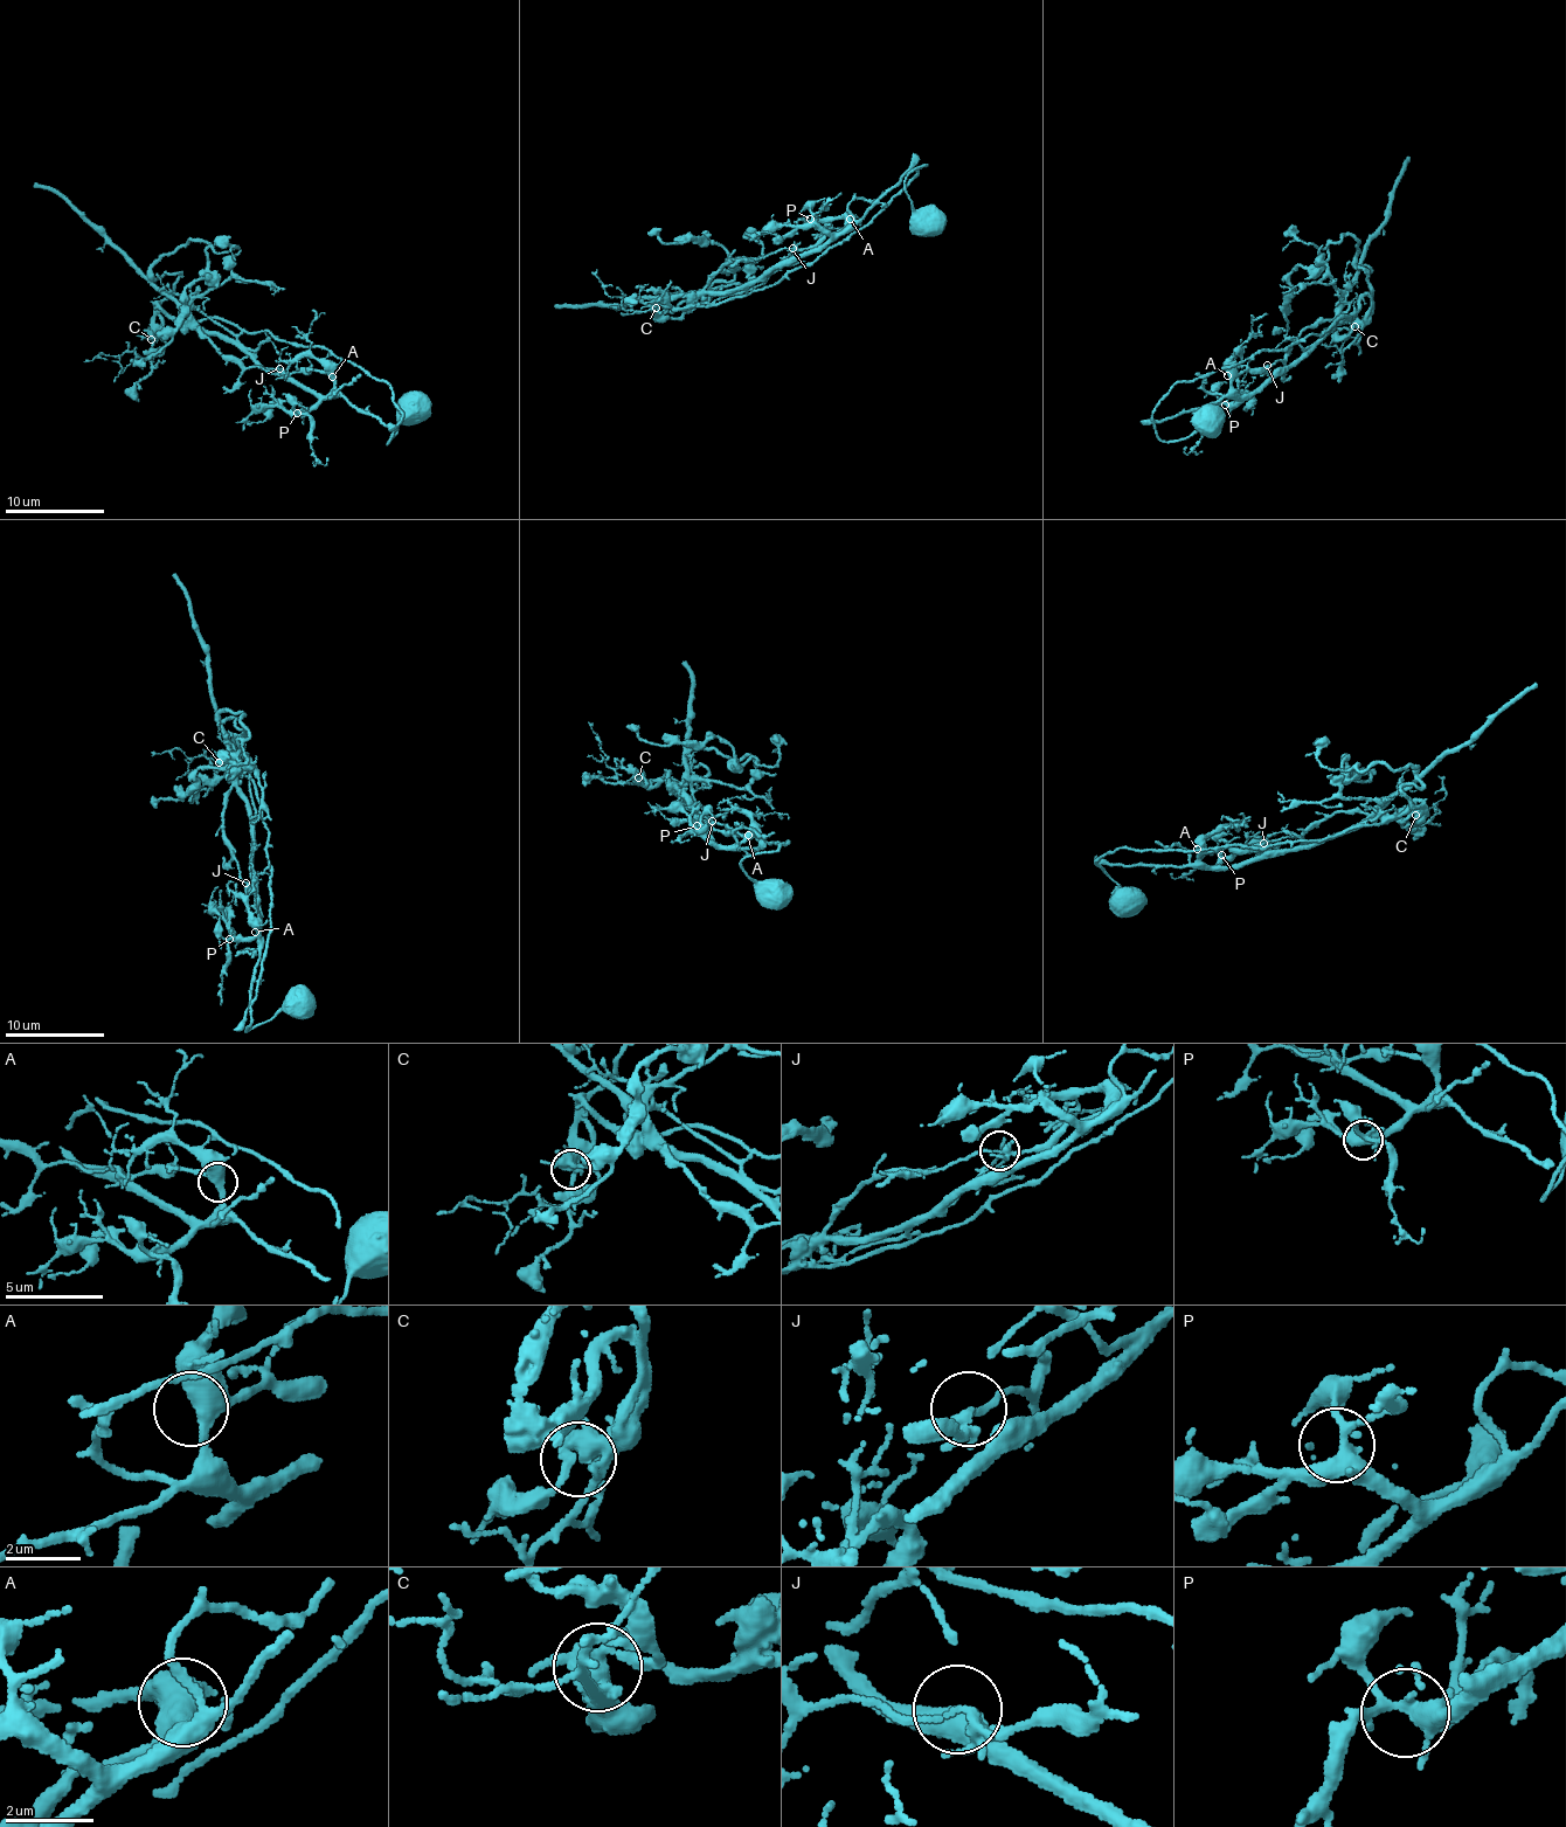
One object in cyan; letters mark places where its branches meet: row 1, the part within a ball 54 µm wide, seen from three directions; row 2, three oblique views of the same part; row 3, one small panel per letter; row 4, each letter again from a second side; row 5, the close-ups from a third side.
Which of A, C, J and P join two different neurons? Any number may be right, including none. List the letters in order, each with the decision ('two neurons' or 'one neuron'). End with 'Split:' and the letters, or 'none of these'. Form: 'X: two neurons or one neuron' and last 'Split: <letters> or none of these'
A: one neuron
C: one neuron
J: two neurons
P: one neuron
Split: J

